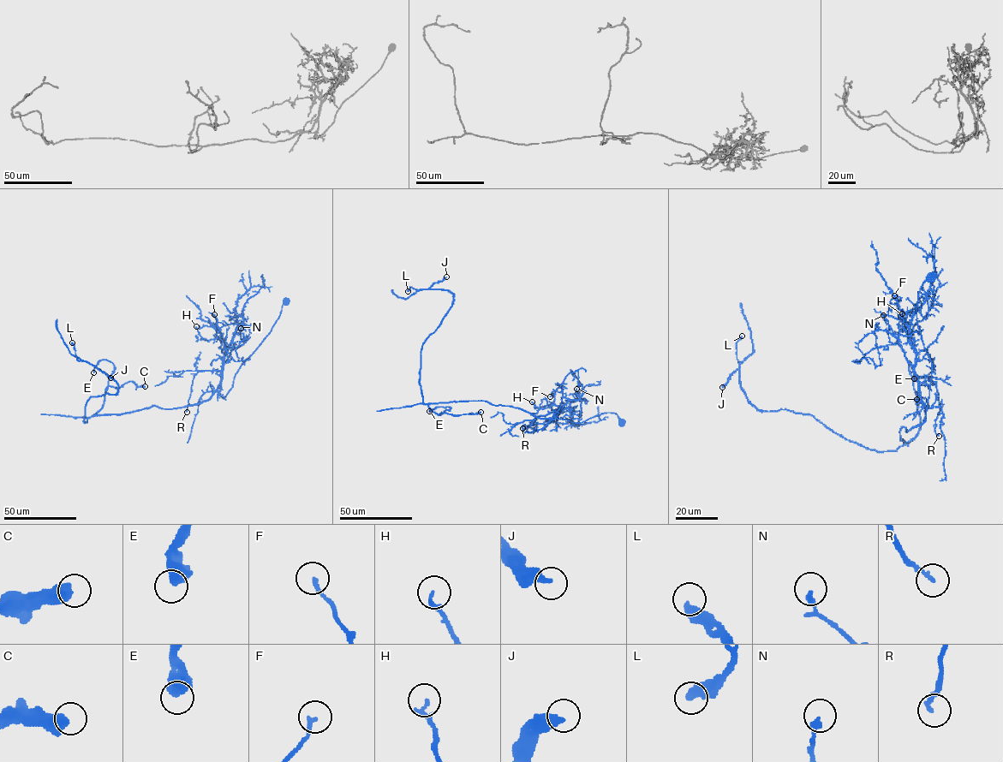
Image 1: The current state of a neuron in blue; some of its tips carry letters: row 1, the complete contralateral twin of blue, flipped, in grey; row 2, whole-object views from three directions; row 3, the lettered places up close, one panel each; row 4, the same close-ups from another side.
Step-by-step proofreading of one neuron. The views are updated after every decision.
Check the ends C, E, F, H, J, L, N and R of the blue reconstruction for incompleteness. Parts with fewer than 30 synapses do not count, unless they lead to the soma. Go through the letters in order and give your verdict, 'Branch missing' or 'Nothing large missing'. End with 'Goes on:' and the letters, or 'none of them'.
C: Nothing large missing
E: Nothing large missing
F: Nothing large missing
H: Nothing large missing
J: Nothing large missing
L: Nothing large missing
N: Nothing large missing
R: Nothing large missing
Goes on: none of them

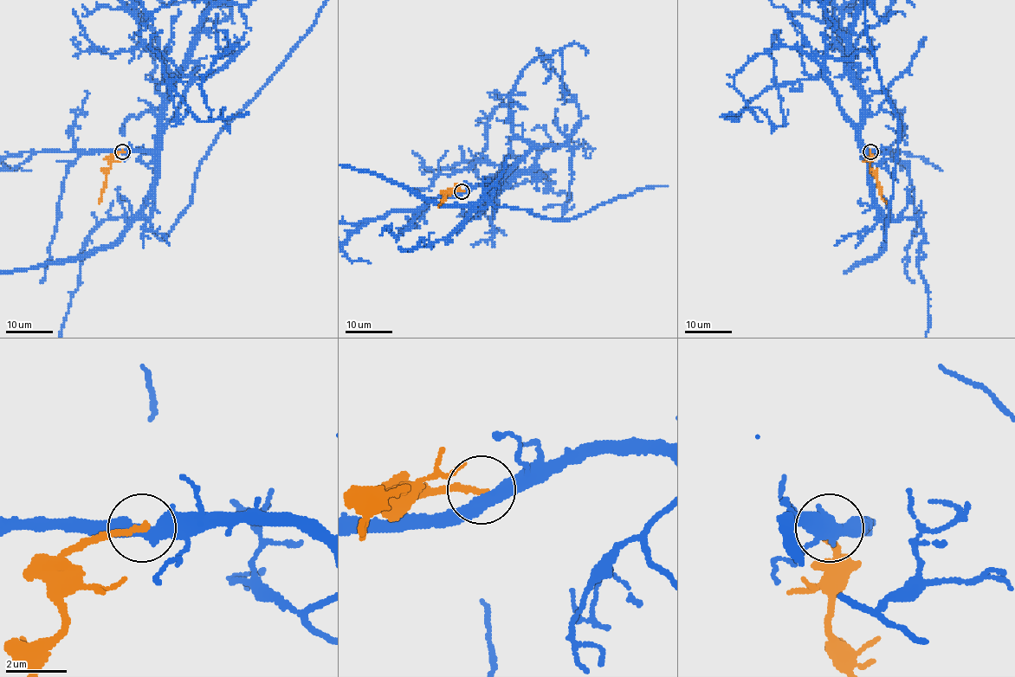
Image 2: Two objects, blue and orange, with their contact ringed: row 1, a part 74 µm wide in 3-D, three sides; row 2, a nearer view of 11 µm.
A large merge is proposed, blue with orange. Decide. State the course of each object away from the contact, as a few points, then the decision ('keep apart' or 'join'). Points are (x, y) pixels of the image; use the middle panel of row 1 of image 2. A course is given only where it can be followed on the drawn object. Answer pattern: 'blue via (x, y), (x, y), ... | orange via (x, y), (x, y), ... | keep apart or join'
orange via (462, 191), (449, 191), (439, 208) | keep apart

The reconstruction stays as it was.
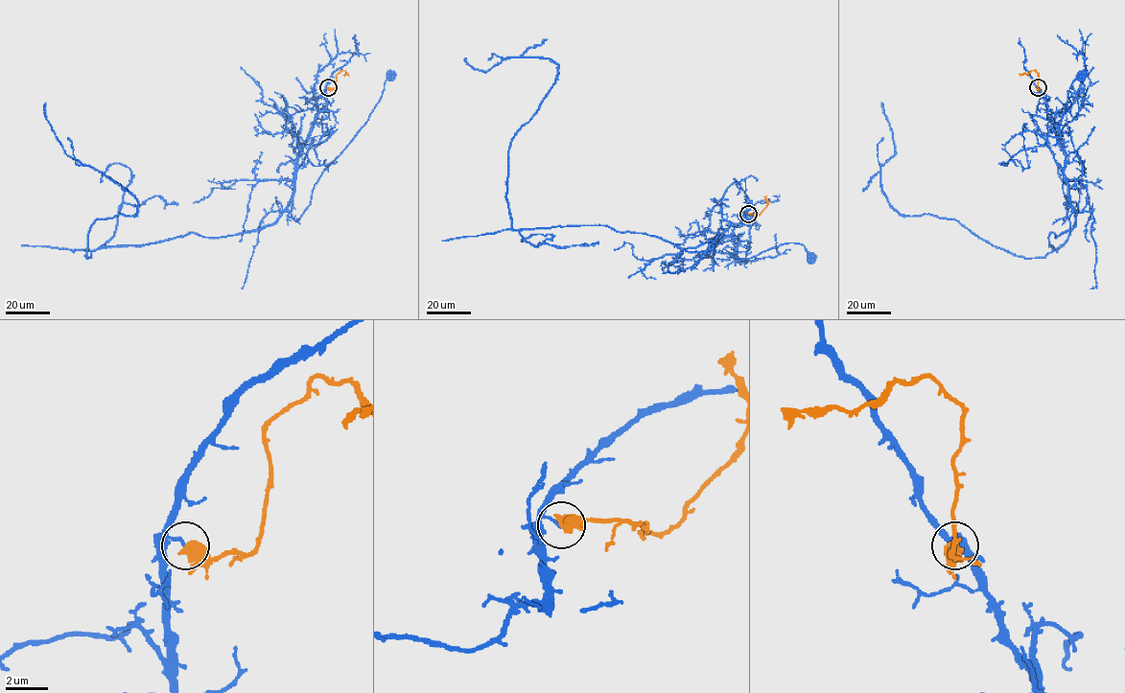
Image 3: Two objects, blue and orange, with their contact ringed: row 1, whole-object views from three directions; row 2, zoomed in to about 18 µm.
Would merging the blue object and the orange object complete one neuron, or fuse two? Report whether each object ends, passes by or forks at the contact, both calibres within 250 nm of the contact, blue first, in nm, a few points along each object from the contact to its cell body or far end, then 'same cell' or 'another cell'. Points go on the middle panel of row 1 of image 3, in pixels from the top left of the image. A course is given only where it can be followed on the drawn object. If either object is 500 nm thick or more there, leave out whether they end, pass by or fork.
blue ends there; orange passes by; 120 nm thick on the blue side, 440 nm on the other; blue runs (748, 214), (746, 223), (715, 240), (712, 251), (752, 258), (798, 242), (811, 258); orange runs (748, 214), (759, 215), (761, 212), (767, 204), (764, 196); another cell

